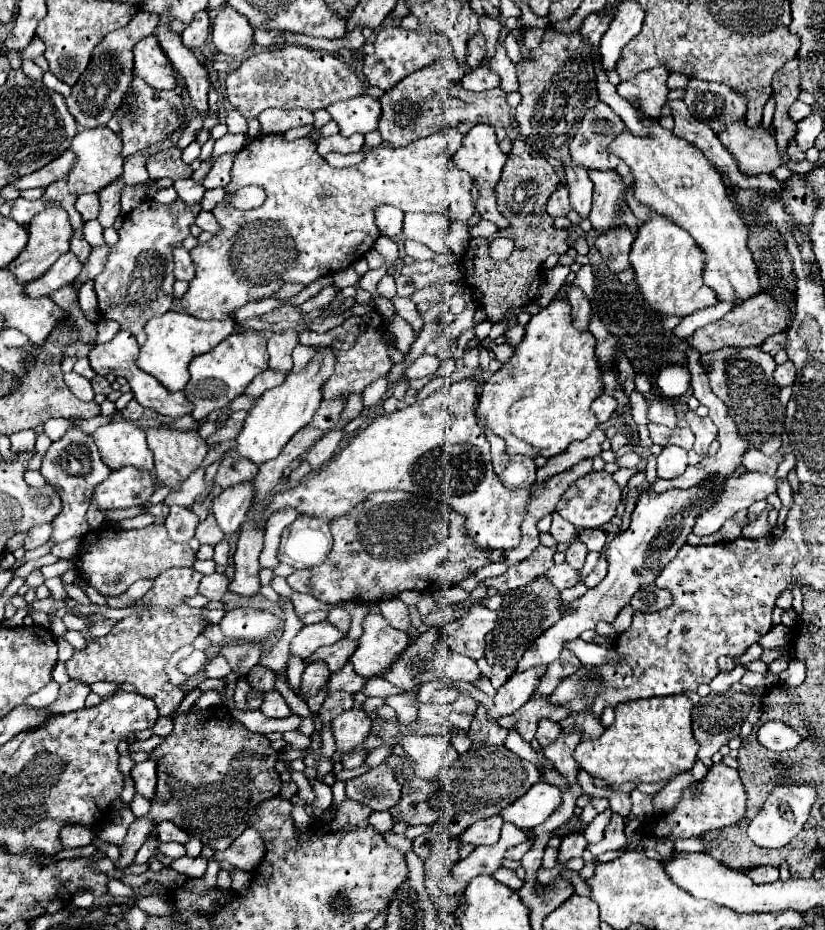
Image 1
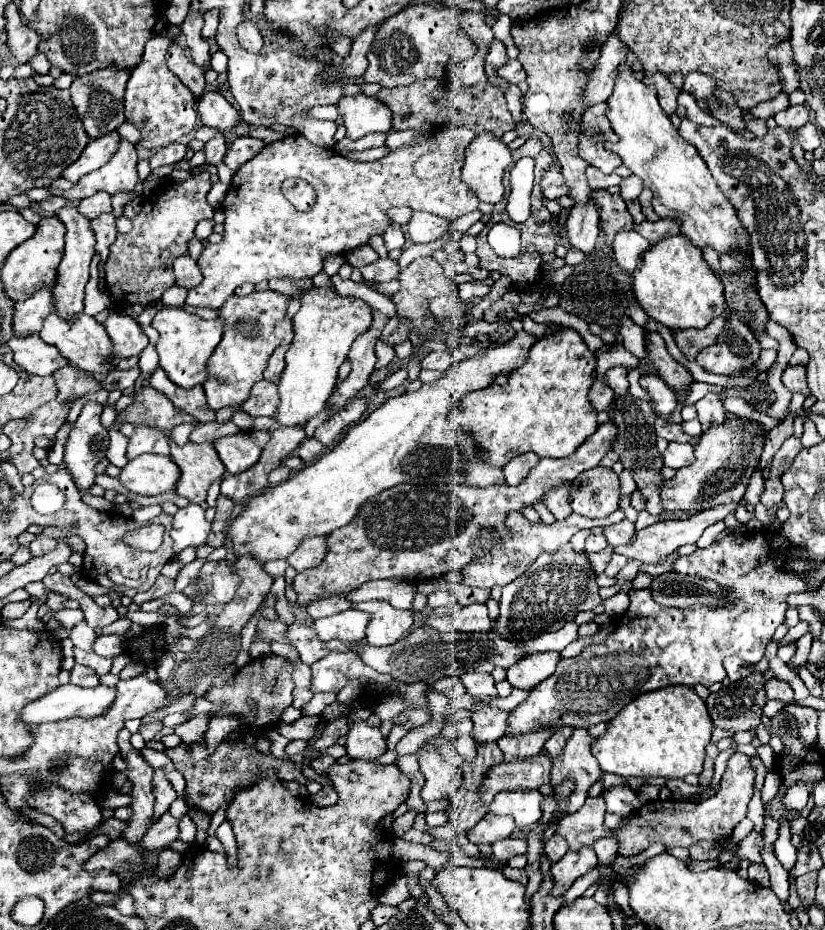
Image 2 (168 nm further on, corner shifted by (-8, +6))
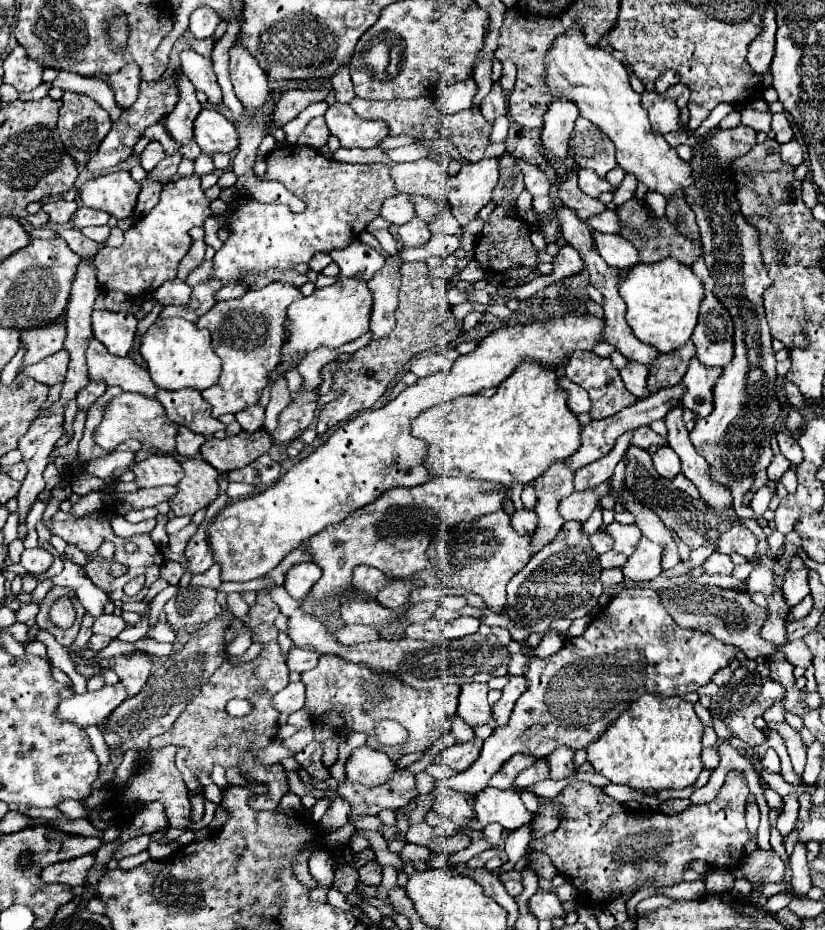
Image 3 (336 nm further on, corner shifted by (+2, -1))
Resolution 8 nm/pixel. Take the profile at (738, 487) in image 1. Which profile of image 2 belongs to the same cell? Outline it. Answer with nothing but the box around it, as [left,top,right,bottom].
[614,502,739,564]

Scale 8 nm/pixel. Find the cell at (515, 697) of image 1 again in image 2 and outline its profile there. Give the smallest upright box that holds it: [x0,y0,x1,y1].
[471,704,511,742]

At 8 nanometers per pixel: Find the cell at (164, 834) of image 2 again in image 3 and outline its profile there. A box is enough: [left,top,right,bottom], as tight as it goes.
[113,835,149,859]

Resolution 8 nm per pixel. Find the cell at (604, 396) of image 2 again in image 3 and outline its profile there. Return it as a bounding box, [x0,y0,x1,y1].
[559,377,591,415]

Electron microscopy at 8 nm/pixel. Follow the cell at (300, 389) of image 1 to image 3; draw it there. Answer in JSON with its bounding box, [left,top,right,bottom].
[283,275,373,361]

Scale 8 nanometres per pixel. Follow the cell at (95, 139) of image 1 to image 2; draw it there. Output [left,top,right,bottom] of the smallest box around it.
[49,138,139,200]

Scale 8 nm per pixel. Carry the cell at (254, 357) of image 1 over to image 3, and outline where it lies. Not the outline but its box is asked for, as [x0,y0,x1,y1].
[197,283,301,417]

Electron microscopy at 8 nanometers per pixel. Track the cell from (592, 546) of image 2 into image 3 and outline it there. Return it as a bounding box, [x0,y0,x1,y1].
[591,531,613,553]

